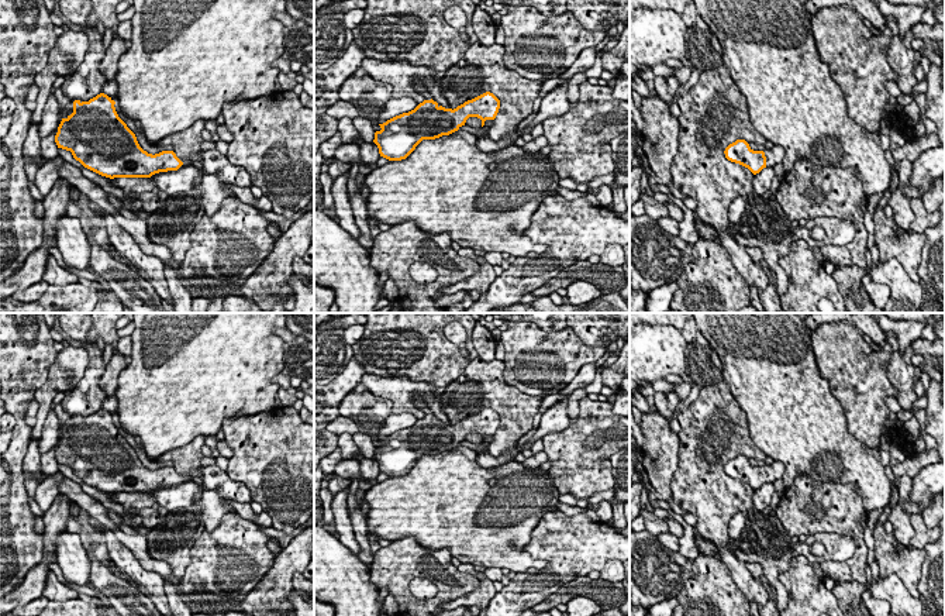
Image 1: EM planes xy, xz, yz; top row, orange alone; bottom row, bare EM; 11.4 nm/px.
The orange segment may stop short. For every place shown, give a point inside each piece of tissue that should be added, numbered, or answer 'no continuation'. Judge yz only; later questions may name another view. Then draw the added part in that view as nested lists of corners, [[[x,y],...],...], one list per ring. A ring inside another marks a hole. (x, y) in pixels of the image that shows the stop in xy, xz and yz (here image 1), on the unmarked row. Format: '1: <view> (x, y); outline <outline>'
1: yz (775, 471); outline [[[773,461],[770,465],[765,465],[766,482],[773,483],[776,479],[782,479],[784,475],[784,465],[780,461]]]

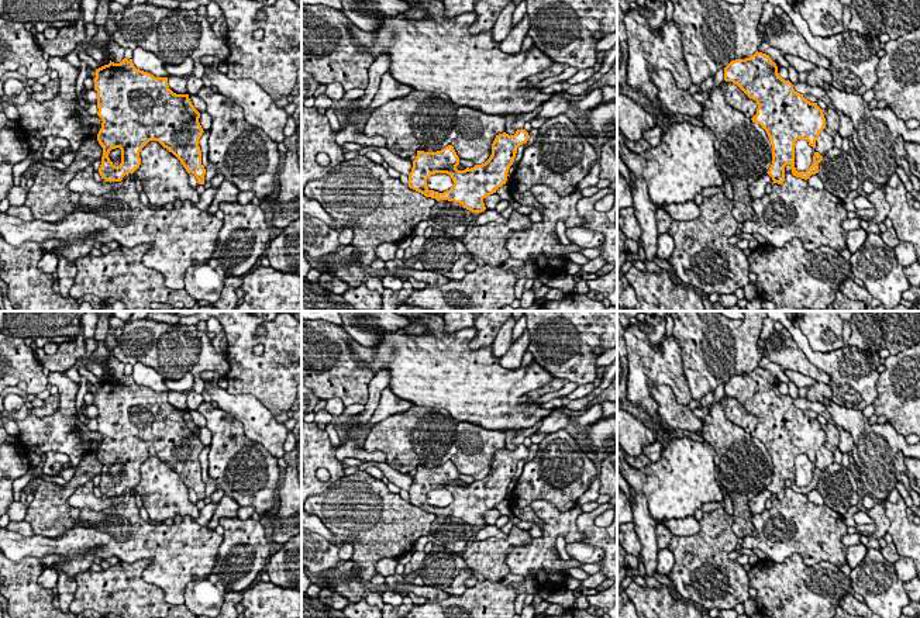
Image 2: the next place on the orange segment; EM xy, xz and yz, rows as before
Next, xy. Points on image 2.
no continuation

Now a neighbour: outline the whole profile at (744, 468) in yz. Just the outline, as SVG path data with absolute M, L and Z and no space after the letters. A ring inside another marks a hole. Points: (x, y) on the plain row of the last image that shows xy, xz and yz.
M713 401L700 434L716 450L716 481L733 501L733 531L744 539L755 534L748 501L772 480L766 446L726 418L724 404Z

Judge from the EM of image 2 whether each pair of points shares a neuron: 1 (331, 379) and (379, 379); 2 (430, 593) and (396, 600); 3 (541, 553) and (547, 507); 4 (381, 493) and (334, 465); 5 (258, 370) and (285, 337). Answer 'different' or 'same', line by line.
1: different
2: different
3: same
4: different
5: same

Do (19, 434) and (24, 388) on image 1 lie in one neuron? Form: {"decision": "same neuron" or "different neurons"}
{"decision": "same neuron"}

